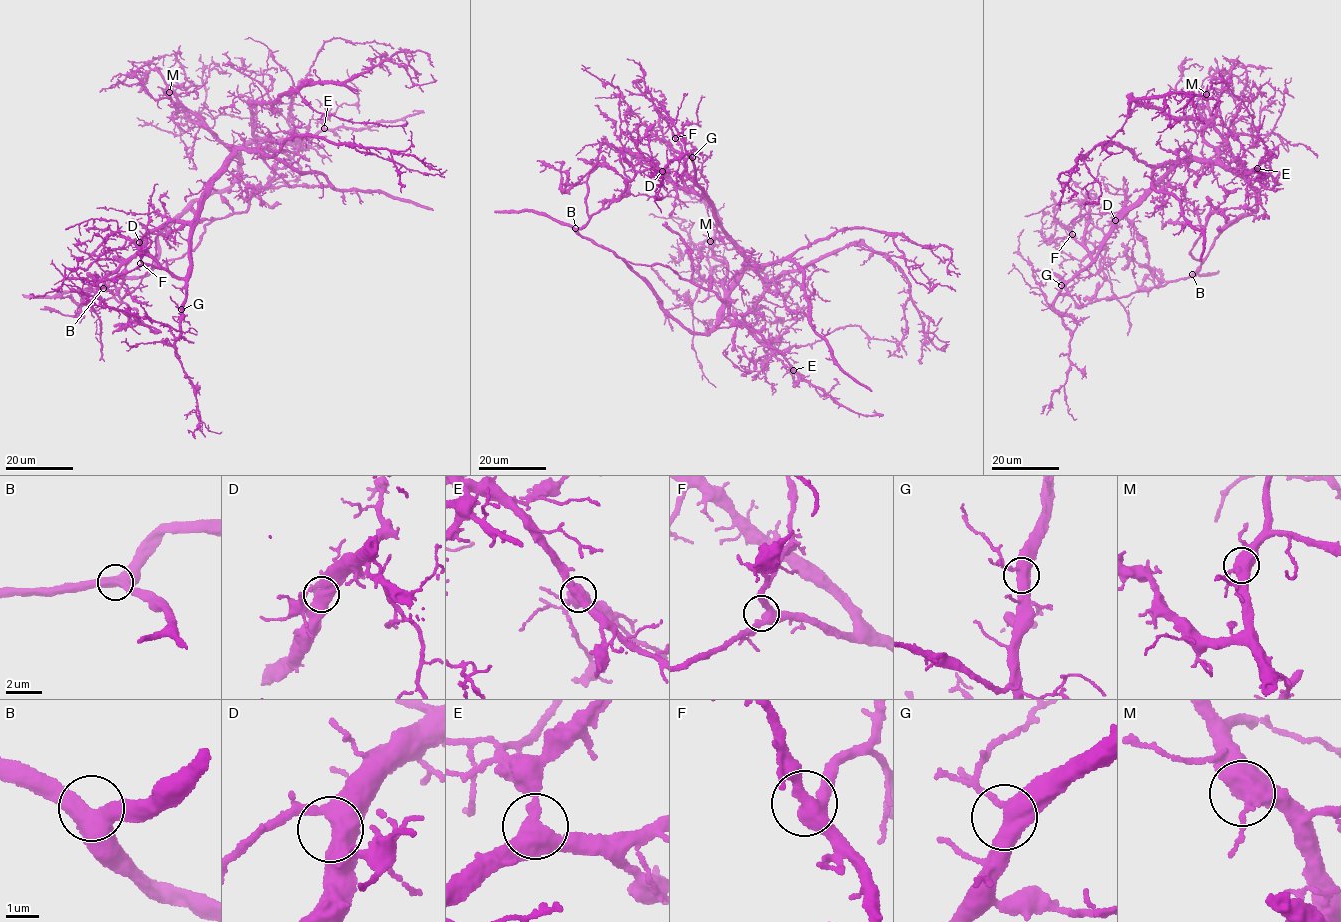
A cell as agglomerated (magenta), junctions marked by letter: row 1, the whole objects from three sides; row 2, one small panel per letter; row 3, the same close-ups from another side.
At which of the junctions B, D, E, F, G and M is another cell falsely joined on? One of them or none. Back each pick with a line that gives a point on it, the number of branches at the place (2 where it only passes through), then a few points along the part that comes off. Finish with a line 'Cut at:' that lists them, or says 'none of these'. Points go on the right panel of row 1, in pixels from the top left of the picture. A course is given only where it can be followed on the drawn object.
Cut at: none of these

